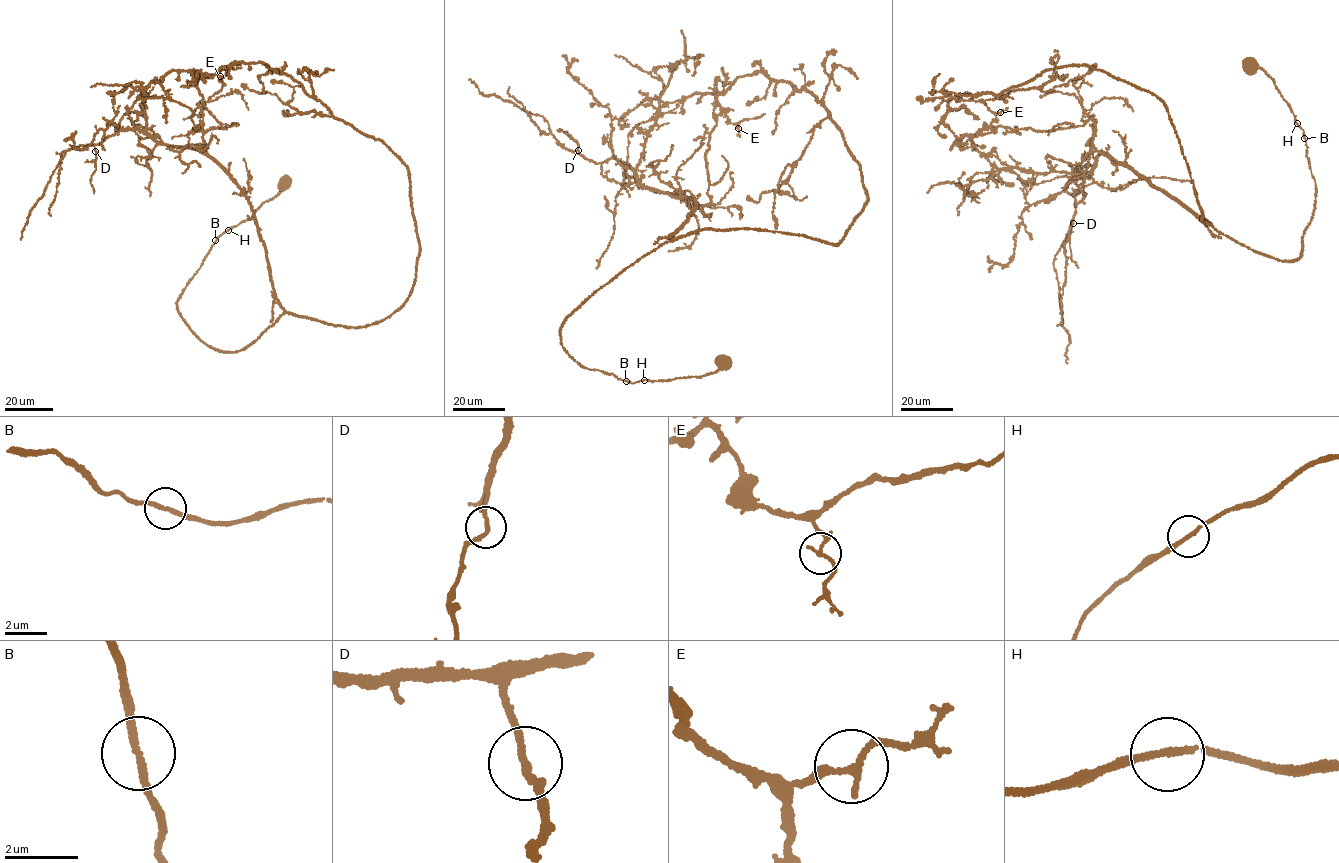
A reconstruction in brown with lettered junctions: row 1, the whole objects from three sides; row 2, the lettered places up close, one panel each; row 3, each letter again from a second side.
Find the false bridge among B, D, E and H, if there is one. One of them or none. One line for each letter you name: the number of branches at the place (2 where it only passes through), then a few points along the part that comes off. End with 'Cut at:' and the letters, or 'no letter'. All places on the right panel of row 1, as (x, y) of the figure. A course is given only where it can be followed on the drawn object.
Cut at: no letter

